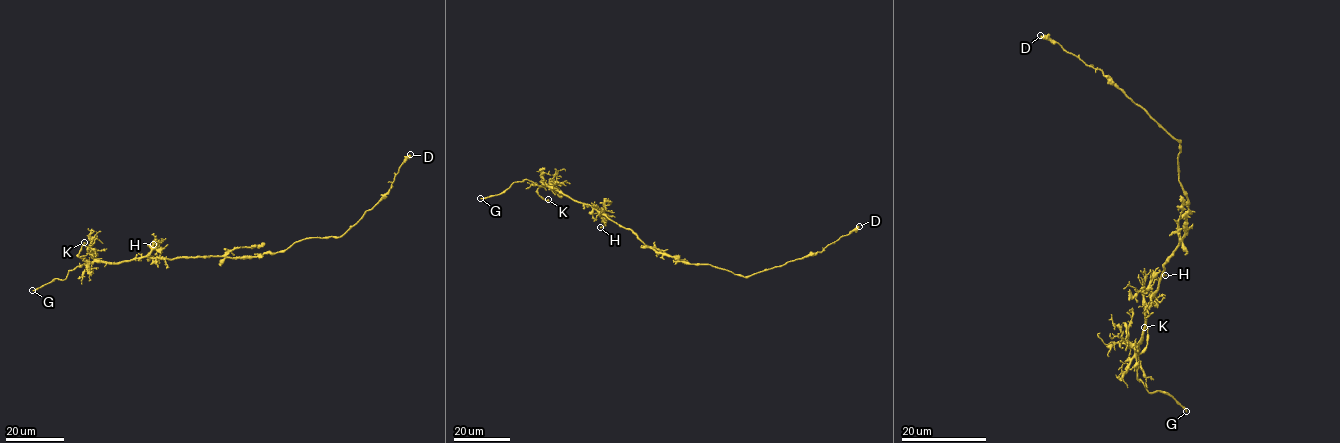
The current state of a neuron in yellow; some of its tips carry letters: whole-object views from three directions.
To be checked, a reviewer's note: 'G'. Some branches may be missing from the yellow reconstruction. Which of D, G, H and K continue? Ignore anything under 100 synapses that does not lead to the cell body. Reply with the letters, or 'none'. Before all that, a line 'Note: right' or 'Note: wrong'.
Note: right
G

